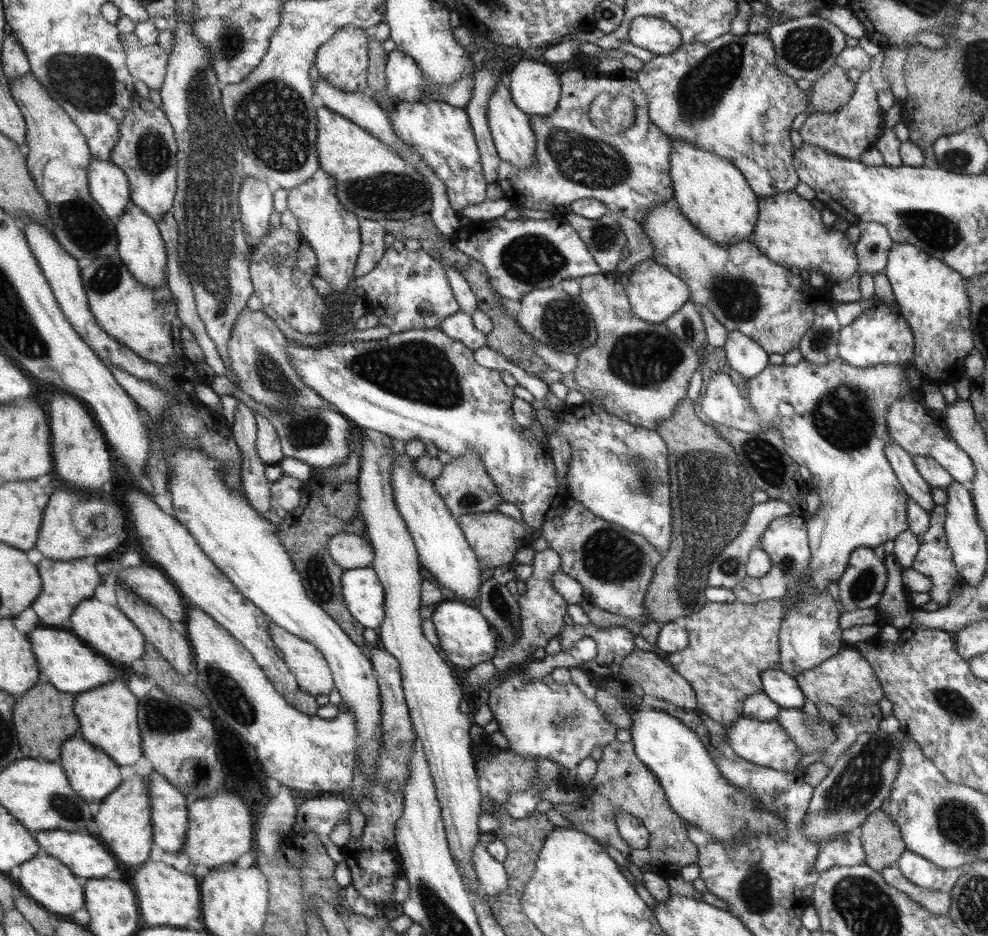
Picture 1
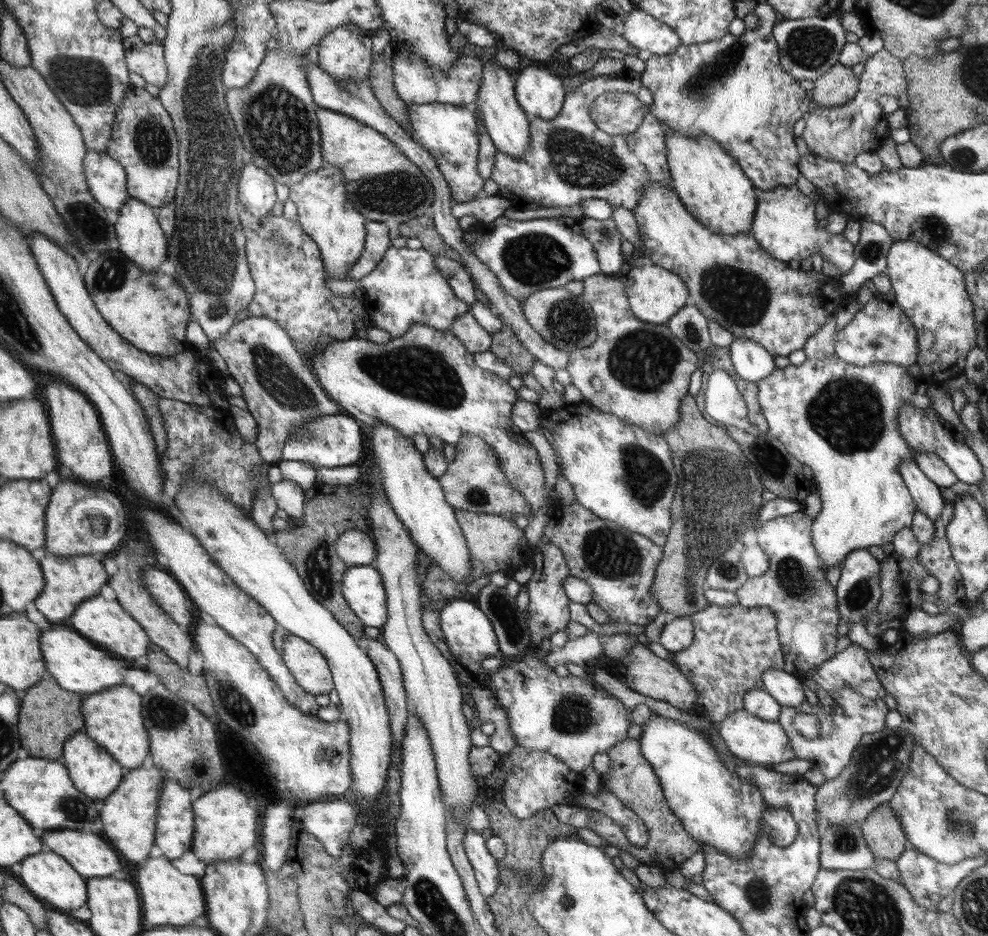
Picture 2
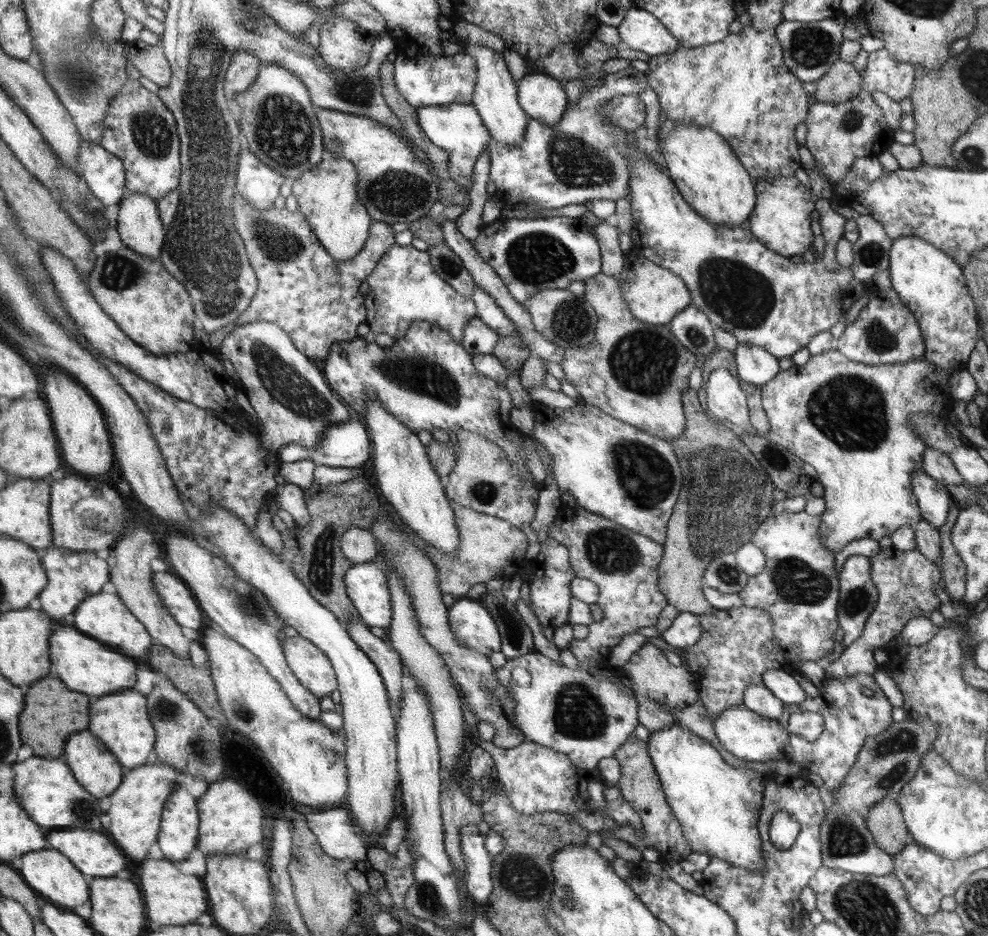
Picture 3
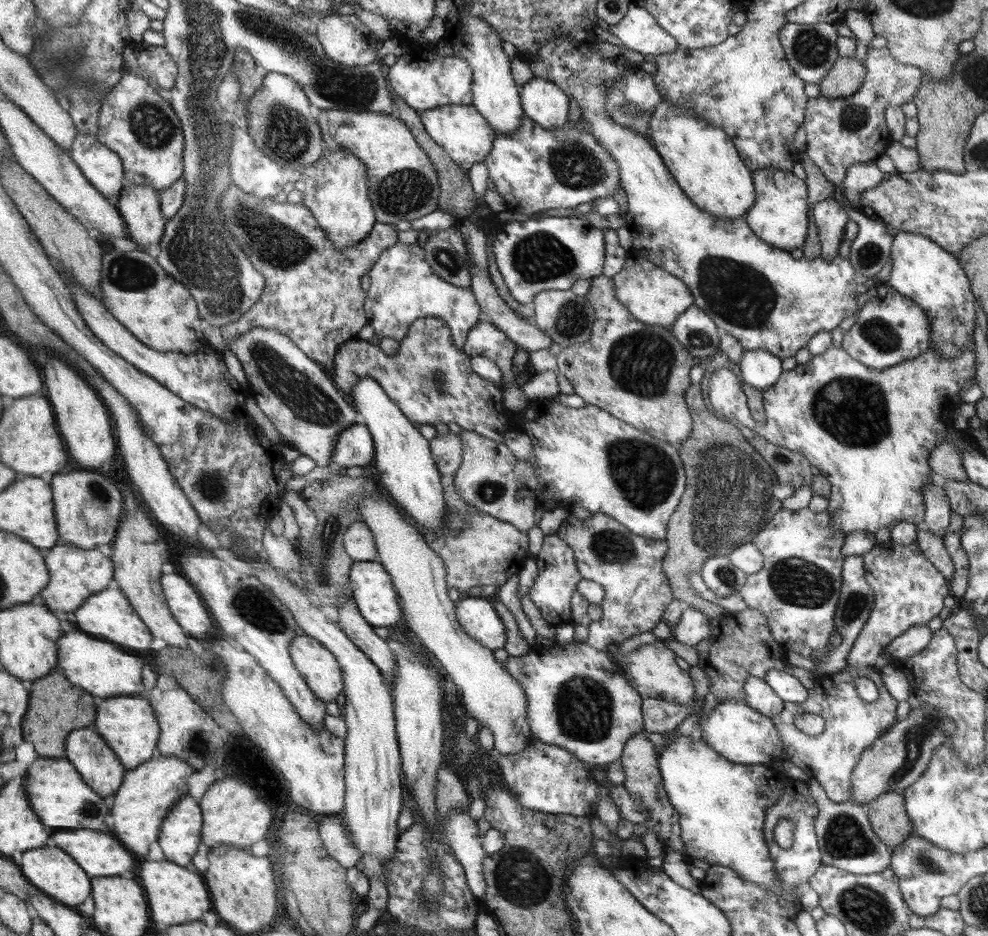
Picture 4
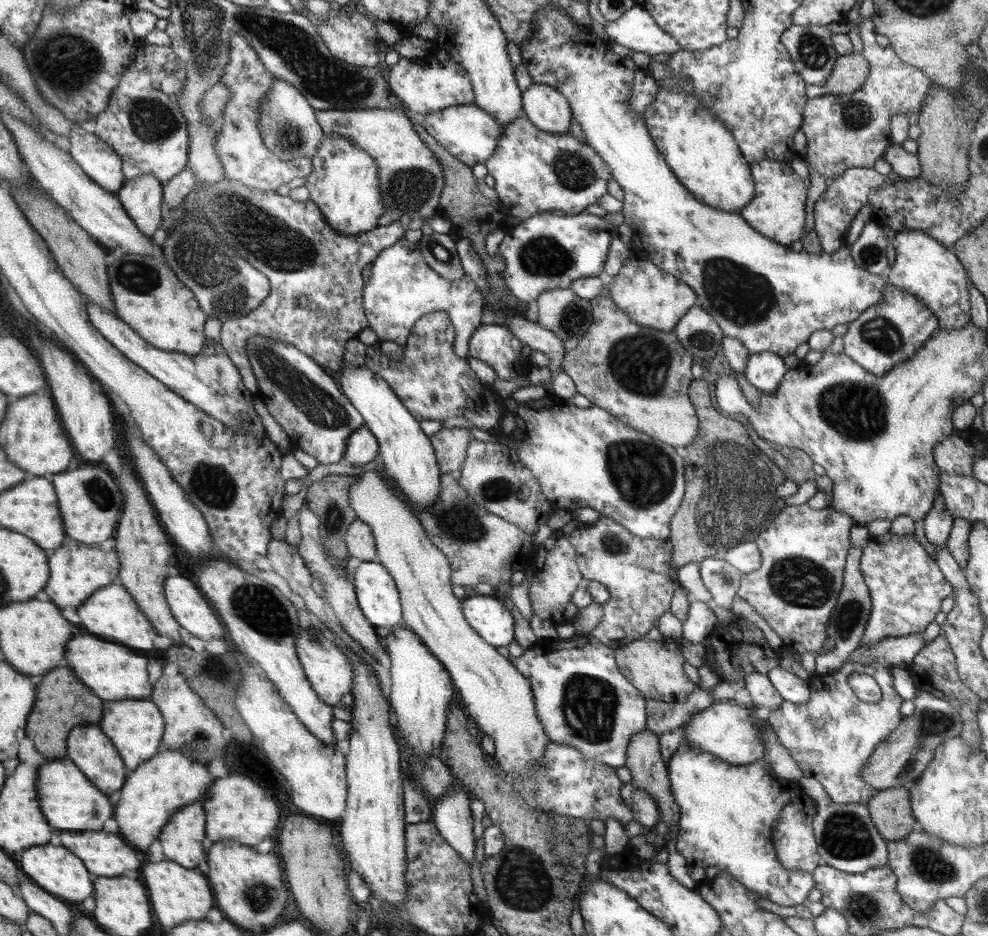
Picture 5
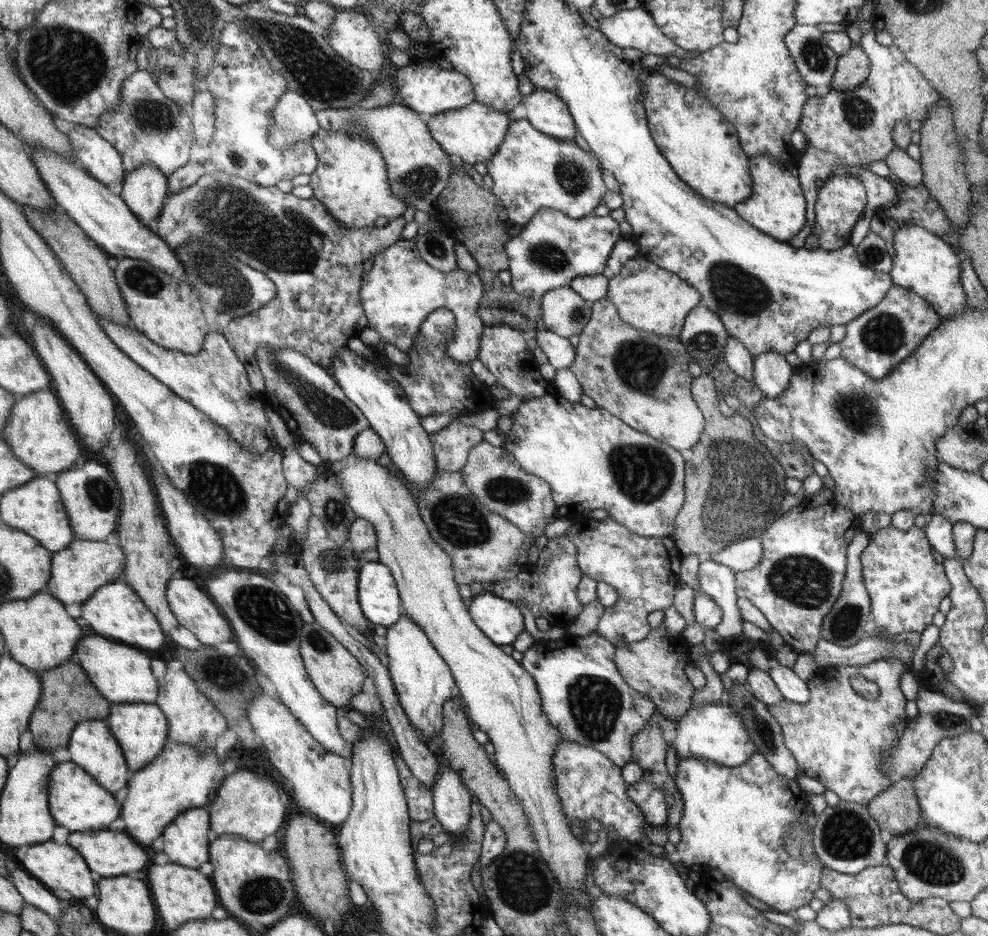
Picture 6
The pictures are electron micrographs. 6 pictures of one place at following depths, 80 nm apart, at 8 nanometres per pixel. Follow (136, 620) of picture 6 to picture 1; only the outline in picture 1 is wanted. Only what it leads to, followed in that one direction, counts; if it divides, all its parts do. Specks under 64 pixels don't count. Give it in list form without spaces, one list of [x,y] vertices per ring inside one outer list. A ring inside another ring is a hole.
[[[94,597],[92,600],[84,600],[80,603],[71,618],[72,630],[70,632],[94,649],[96,653],[108,658],[122,669],[128,669],[131,662],[142,658],[145,654],[147,640],[144,634],[136,628],[122,609],[116,606],[102,603]]]

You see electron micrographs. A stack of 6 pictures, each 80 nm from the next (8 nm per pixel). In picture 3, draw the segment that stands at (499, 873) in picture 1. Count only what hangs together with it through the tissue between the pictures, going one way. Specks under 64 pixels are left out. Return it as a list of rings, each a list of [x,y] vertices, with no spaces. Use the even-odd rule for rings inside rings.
[[[474,824],[461,828],[460,848],[467,864],[467,890],[474,901],[485,902],[492,894],[493,856],[486,847],[486,837],[482,836]]]

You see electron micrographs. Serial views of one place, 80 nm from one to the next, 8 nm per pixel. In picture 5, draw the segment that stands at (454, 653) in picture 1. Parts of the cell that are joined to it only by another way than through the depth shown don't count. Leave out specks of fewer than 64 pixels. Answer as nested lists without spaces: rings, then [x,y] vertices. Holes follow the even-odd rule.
[[[496,593],[463,599],[468,625],[494,648],[507,647],[515,641],[514,619]]]

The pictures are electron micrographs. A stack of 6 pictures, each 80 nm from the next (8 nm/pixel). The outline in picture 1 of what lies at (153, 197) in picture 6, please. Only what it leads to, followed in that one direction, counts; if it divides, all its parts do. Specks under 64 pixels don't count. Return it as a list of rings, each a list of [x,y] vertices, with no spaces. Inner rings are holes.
[[[132,203],[127,207],[126,214],[120,216],[115,224],[118,233],[118,255],[130,269],[140,284],[147,286],[162,286],[167,282],[164,267],[167,265],[166,244],[157,222],[144,212],[139,205]]]

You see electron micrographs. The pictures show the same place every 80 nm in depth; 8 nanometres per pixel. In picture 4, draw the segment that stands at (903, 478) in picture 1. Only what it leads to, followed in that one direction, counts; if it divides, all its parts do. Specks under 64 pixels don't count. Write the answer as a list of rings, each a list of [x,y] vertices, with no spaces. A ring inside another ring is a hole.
[[[941,482],[926,483],[924,485],[924,509],[923,525],[934,536],[943,538],[950,526],[951,504],[948,502],[947,493],[941,487]]]

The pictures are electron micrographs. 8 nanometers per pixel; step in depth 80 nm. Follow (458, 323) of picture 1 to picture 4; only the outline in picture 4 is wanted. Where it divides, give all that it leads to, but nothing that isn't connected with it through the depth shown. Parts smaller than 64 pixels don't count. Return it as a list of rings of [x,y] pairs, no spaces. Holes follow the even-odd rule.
[[[480,321],[468,331],[463,351],[469,357],[485,356],[493,360],[506,376],[512,370],[512,356],[518,352],[518,344],[510,342],[506,333],[494,324]]]

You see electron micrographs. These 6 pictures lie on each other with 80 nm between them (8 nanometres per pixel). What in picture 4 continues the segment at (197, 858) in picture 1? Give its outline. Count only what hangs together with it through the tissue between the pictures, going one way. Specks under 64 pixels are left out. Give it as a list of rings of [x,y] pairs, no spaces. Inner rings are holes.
[[[230,776],[208,787],[200,799],[200,808],[203,808],[204,813],[203,841],[210,850],[215,846],[249,849],[266,836],[272,824],[272,812],[268,804],[256,796],[254,788]]]

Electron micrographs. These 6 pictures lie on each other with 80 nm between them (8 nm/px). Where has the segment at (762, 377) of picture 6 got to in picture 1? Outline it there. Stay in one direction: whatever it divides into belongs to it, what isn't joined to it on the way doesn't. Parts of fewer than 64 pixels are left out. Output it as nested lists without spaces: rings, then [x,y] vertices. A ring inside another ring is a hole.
[[[729,330],[723,349],[728,364],[745,379],[757,377],[768,364],[770,354],[741,332]]]

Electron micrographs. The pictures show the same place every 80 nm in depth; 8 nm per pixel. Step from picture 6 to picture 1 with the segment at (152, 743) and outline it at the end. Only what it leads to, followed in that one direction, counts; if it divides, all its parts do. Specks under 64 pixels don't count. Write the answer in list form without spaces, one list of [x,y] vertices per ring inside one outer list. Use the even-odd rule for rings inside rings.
[[[120,678],[91,691],[77,693],[74,711],[80,721],[81,737],[96,745],[96,748],[103,749],[120,765],[138,766],[143,758],[143,737],[138,717],[139,703],[140,699],[130,692]]]

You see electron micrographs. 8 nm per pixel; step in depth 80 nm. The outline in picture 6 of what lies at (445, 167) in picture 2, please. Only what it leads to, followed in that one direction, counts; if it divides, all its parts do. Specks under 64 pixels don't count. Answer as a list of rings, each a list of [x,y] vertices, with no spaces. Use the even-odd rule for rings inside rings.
[[[479,102],[469,104],[464,108],[452,109],[443,113],[431,115],[427,127],[436,143],[448,155],[468,164],[486,163],[499,151],[500,144],[507,136],[507,130],[512,120],[509,112],[490,108]]]

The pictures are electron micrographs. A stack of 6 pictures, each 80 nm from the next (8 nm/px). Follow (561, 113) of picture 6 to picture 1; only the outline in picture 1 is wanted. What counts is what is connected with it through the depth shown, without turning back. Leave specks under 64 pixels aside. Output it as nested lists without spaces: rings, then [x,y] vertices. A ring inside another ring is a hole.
[[[526,57],[520,58],[511,66],[506,74],[506,79],[511,86],[511,96],[515,104],[530,116],[550,115],[558,108],[562,95],[562,75],[555,71],[553,64]]]

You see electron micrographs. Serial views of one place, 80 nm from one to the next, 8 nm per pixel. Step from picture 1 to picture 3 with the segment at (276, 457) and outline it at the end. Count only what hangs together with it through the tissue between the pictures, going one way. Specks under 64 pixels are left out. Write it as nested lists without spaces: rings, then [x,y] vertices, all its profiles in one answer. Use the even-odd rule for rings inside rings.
[[[256,321],[237,326],[215,352],[234,364],[238,385],[262,422],[257,432],[269,452],[277,453],[279,448],[291,444],[315,449],[322,443],[328,427],[355,417],[328,384],[319,362],[300,352],[292,337],[277,324]]]

